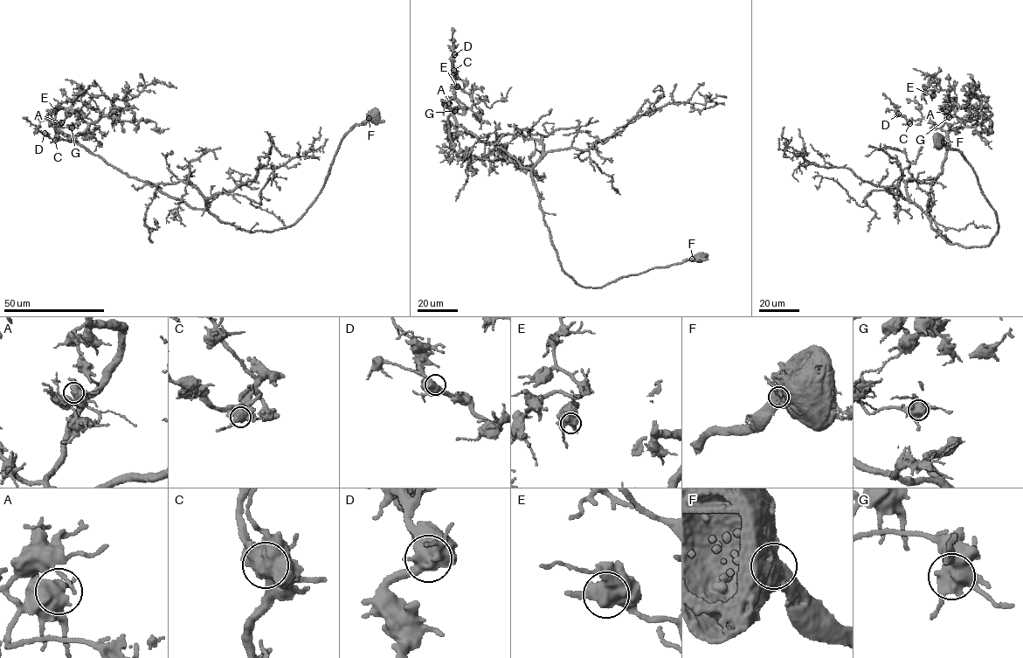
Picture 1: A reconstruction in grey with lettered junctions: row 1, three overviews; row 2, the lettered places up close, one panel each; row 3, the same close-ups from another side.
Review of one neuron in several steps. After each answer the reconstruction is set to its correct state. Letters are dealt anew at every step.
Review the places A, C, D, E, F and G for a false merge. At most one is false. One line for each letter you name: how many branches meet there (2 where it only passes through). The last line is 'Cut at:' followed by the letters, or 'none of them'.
Cut at: none of them

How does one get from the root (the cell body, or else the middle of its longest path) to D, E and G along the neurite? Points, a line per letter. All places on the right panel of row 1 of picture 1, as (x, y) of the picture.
D: (938, 141), (994, 210), (987, 245), (932, 229), (950, 146), (928, 118), (898, 114)
E: (938, 141), (961, 153), (994, 210), (987, 245), (948, 244), (928, 218), (956, 99), (933, 95)
G: (938, 141), (961, 153), (994, 210), (987, 245), (948, 244), (926, 212), (950, 146), (941, 128), (949, 117)

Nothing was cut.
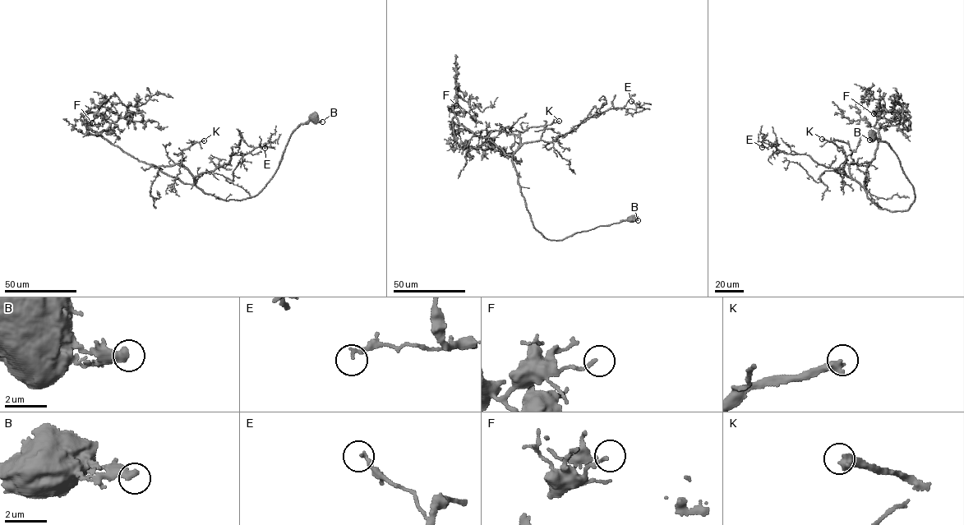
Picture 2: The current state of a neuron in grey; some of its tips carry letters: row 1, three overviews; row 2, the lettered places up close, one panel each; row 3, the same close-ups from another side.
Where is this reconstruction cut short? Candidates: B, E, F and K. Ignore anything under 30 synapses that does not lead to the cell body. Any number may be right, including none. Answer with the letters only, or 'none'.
K

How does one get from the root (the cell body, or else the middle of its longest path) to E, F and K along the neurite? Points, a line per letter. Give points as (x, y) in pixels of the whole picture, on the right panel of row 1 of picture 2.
E: (872, 135), (888, 144), (912, 185), (915, 197), (907, 210), (879, 209), (860, 184), (806, 154), (762, 147)
F: (872, 135), (888, 144), (912, 185), (915, 197), (907, 210), (879, 209), (863, 186), (880, 139), (874, 113)
K: (872, 135), (888, 144), (912, 185), (915, 197), (907, 210), (878, 208), (851, 177), (843, 149), (822, 139)

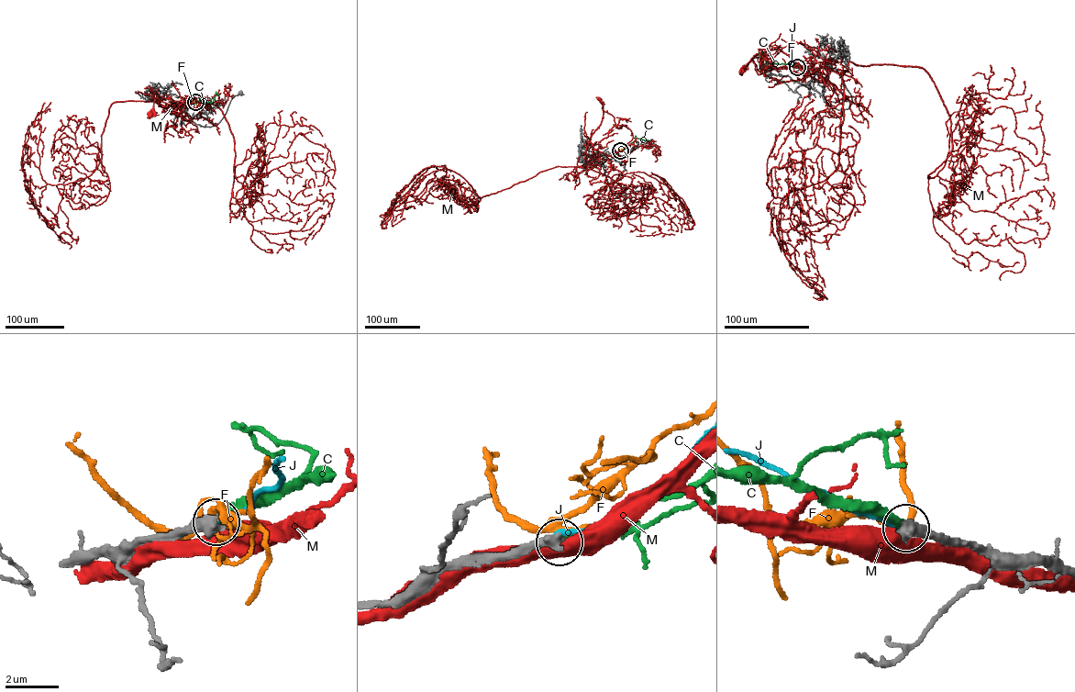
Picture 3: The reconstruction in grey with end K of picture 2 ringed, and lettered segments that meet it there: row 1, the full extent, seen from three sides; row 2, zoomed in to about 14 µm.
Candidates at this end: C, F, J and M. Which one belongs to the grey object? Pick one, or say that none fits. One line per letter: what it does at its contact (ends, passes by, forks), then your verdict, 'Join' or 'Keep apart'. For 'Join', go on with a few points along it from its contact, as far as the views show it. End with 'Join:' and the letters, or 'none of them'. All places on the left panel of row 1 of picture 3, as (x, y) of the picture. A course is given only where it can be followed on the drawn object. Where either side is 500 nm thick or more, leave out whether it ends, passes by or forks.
C: Join. Its course: (195, 102), (211, 103), (216, 93), (218, 95)
F: Keep apart
J: Keep apart
M: Keep apart
Join: C

